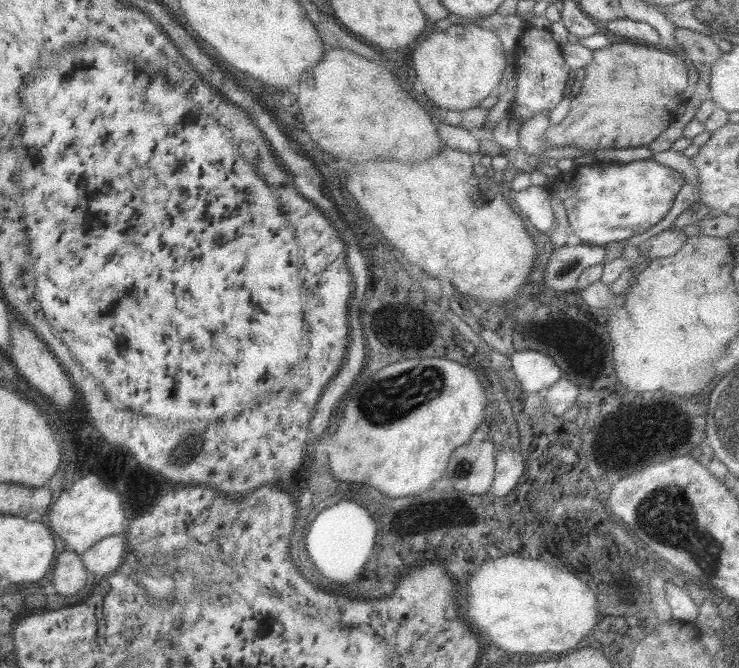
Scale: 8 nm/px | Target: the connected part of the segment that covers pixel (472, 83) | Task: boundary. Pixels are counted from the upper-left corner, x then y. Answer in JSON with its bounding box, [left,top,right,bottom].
[412,23,507,111]

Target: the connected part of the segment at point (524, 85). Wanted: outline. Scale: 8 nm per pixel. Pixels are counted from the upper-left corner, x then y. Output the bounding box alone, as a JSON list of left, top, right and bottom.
[511,27,569,122]

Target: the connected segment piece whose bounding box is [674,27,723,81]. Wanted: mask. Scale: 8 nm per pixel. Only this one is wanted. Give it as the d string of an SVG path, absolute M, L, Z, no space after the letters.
M676 27L674 40L684 54L680 56L688 58L695 66L699 67L700 78L707 81L710 71L712 71L712 63L723 53L718 48L718 44L714 43L713 37L710 34Z

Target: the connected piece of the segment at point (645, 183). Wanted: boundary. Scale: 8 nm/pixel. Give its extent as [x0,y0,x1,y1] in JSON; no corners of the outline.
[546,158,684,246]

